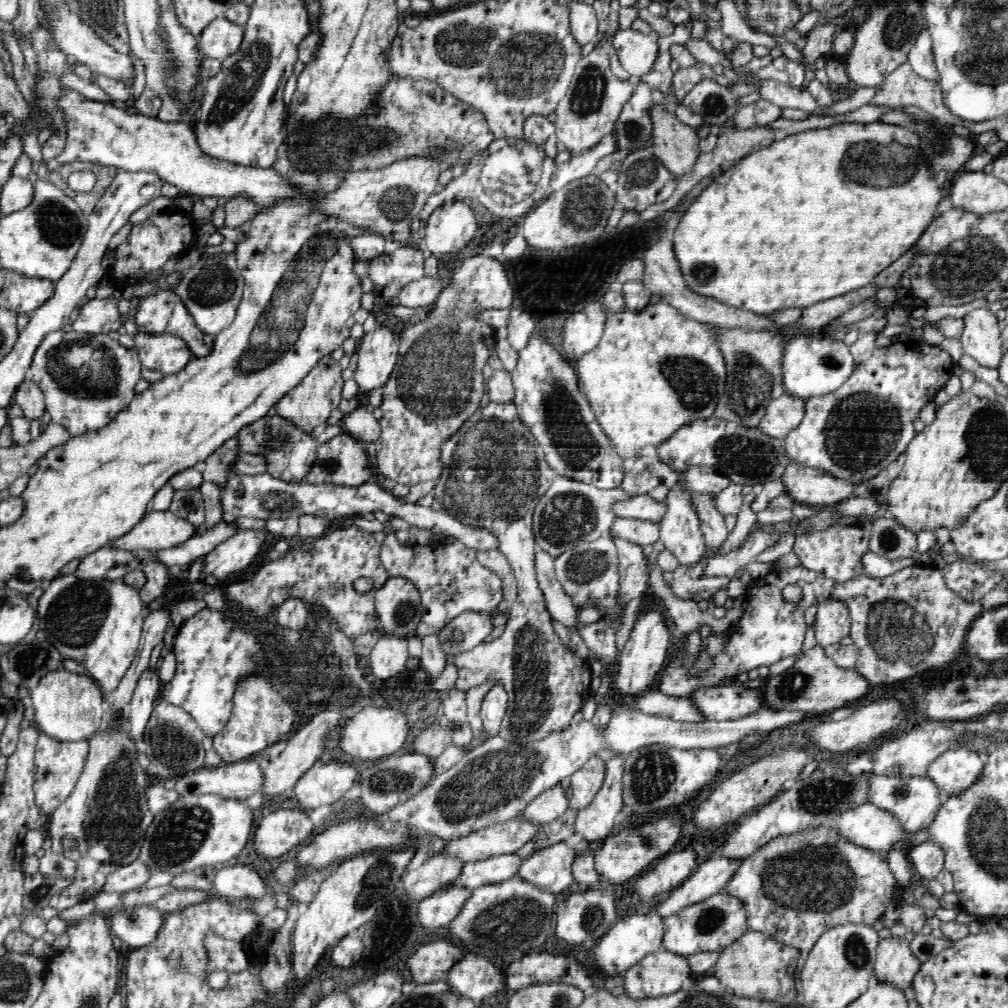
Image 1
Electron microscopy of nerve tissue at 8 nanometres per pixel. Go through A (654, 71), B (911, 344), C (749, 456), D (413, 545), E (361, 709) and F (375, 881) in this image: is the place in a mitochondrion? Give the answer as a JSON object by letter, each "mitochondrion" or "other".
{"A":"other","B":"other","C":"mitochondrion","D":"other","E":"other","F":"mitochondrion"}

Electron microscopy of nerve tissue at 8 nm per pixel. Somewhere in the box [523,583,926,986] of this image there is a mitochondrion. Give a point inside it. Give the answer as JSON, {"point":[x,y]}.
{"point":[820,878]}

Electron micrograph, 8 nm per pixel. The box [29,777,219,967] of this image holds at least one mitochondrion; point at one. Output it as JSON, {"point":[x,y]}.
{"point":[183,832]}

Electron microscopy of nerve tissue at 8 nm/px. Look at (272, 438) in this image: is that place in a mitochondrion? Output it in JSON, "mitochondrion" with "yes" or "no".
{"mitochondrion":"yes"}

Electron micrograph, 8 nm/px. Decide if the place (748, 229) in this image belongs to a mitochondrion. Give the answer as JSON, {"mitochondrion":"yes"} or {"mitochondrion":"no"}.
{"mitochondrion":"no"}

